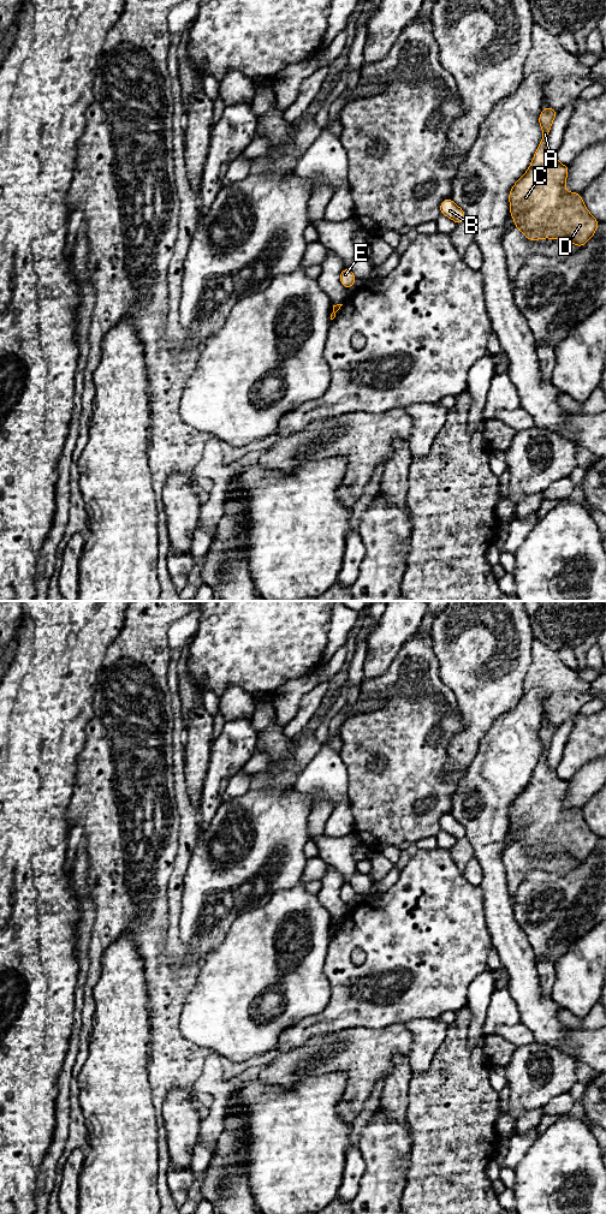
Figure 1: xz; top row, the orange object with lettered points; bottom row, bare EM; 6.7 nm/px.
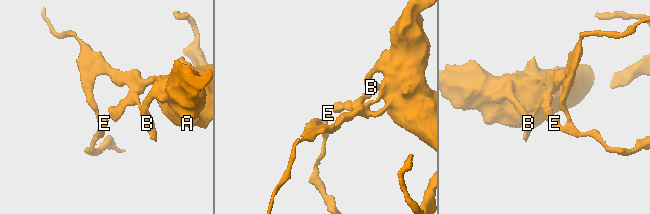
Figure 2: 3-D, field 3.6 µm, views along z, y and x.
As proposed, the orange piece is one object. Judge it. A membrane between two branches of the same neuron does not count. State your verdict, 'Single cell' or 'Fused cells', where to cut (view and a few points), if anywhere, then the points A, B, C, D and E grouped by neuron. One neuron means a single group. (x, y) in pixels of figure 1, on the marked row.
Fused cells. Split along xz (333, 305), (333, 313). Groups: A B C D / E

